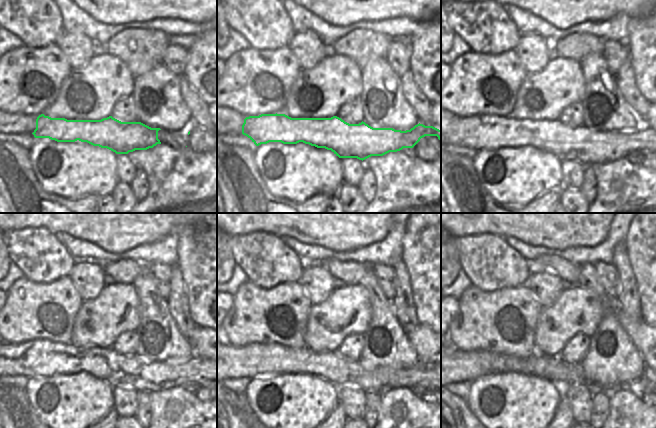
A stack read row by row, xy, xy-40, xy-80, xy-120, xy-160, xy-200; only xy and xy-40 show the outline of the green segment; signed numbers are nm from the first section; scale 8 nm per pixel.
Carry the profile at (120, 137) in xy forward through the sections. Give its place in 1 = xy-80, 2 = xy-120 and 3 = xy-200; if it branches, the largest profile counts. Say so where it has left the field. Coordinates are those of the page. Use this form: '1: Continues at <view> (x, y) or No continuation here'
1: Continues at xy-80 (484, 132)
2: Continues at xy-120 (37, 357)
3: Continues at xy-200 (461, 365)

